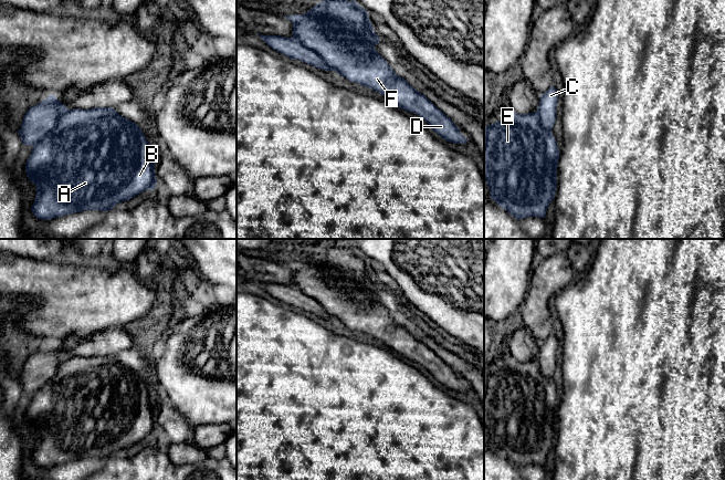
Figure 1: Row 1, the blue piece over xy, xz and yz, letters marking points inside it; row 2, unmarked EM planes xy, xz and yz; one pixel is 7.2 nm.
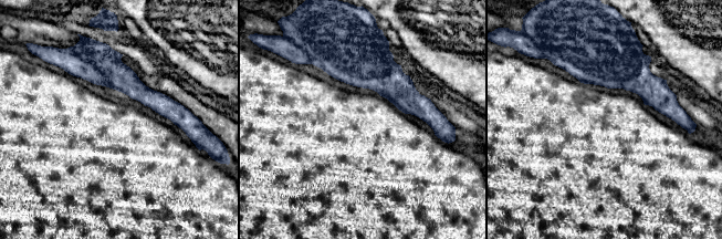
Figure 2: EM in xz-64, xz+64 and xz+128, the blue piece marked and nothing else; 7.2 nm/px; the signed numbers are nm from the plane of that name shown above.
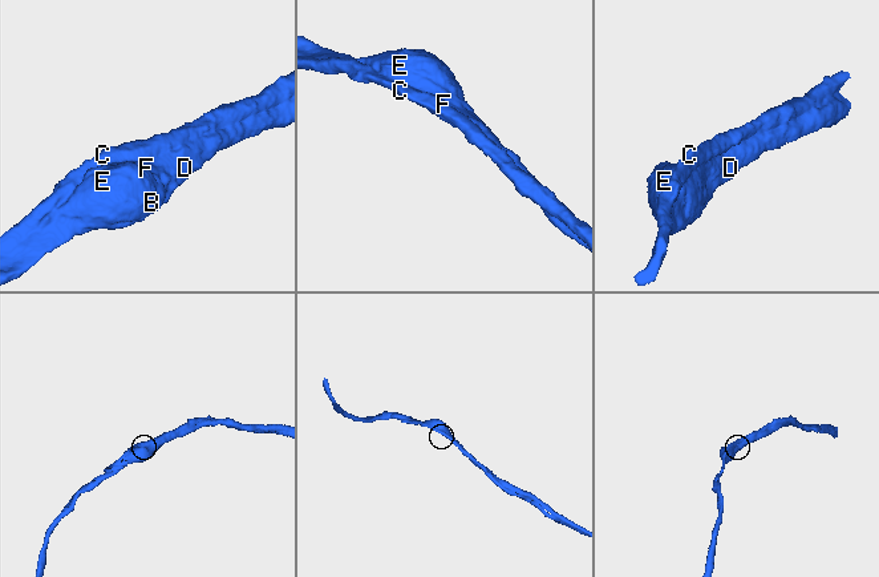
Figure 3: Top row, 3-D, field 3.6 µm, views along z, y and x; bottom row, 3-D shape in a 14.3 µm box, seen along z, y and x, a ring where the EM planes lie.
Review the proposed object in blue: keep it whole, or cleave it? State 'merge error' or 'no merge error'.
no merge error

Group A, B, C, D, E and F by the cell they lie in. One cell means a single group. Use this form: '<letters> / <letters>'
A B C D E F

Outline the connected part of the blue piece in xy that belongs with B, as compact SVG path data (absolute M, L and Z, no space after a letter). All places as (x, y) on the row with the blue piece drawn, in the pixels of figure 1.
M50 95L27 111L21 128L17 132L22 144L33 147L25 163L25 171L36 187L31 210L38 219L50 220L85 210L109 211L117 204L156 188L150 144L137 124L120 116L113 107L69 109L55 95Z

